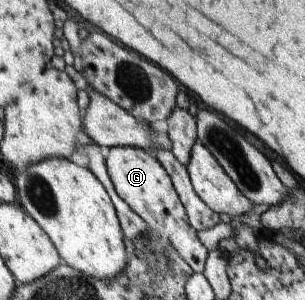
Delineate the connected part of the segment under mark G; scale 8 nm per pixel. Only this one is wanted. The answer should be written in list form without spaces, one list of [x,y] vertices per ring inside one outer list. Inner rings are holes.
[[[111,147],[106,159],[106,168],[117,191],[117,195],[145,221],[156,233],[165,235],[172,247],[192,271],[201,273],[205,269],[208,251],[201,244],[197,231],[188,222],[185,206],[173,187],[171,178],[161,162],[149,150],[137,147]]]

